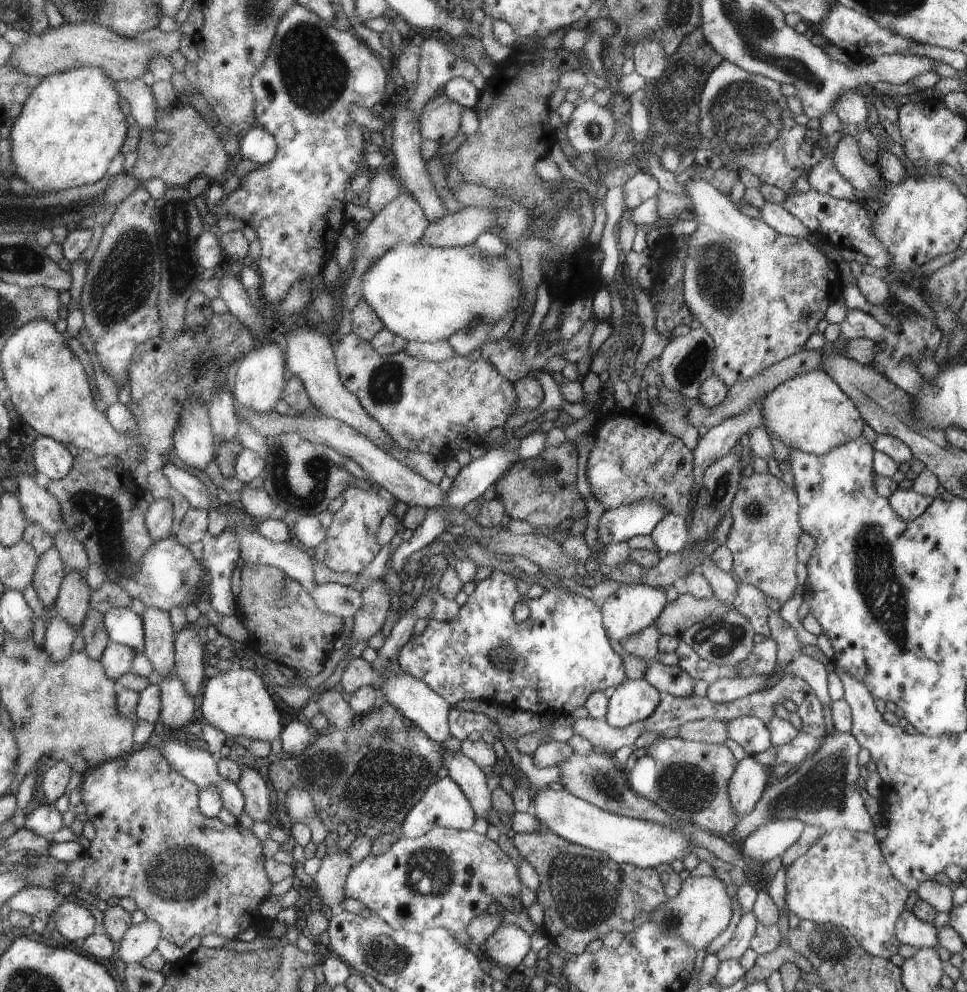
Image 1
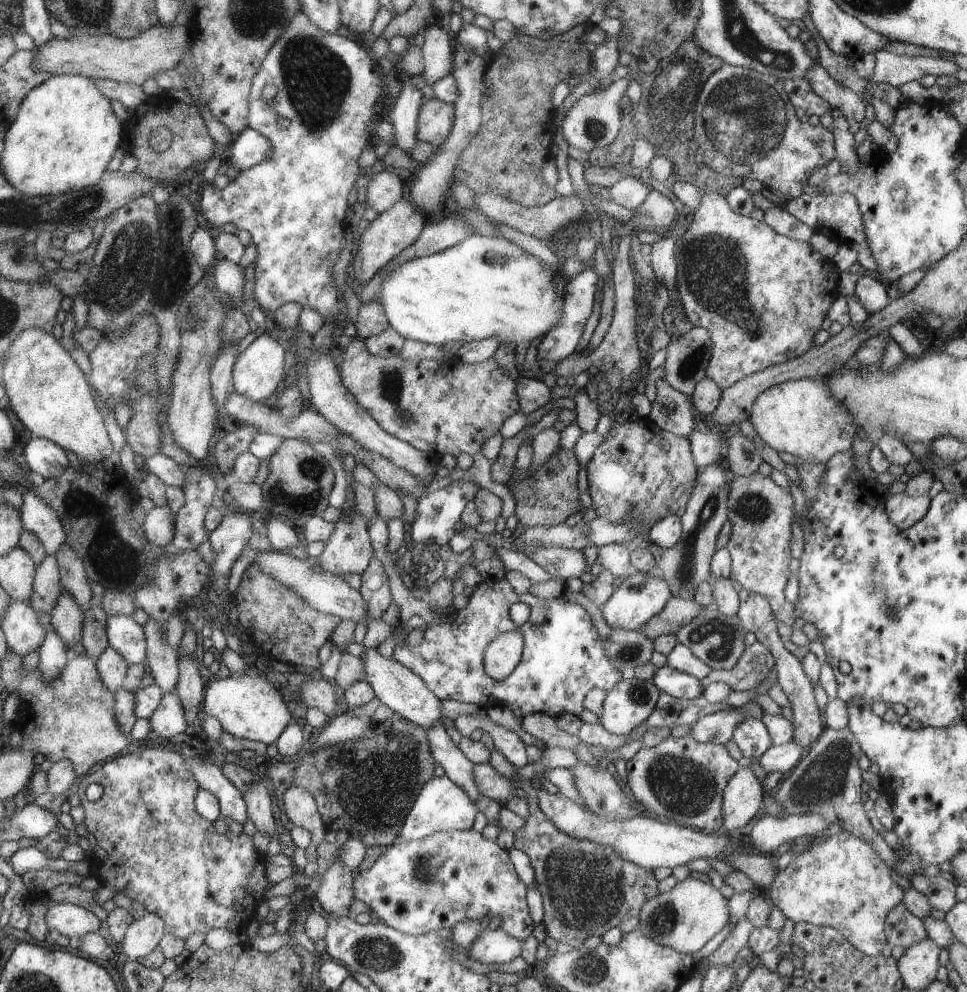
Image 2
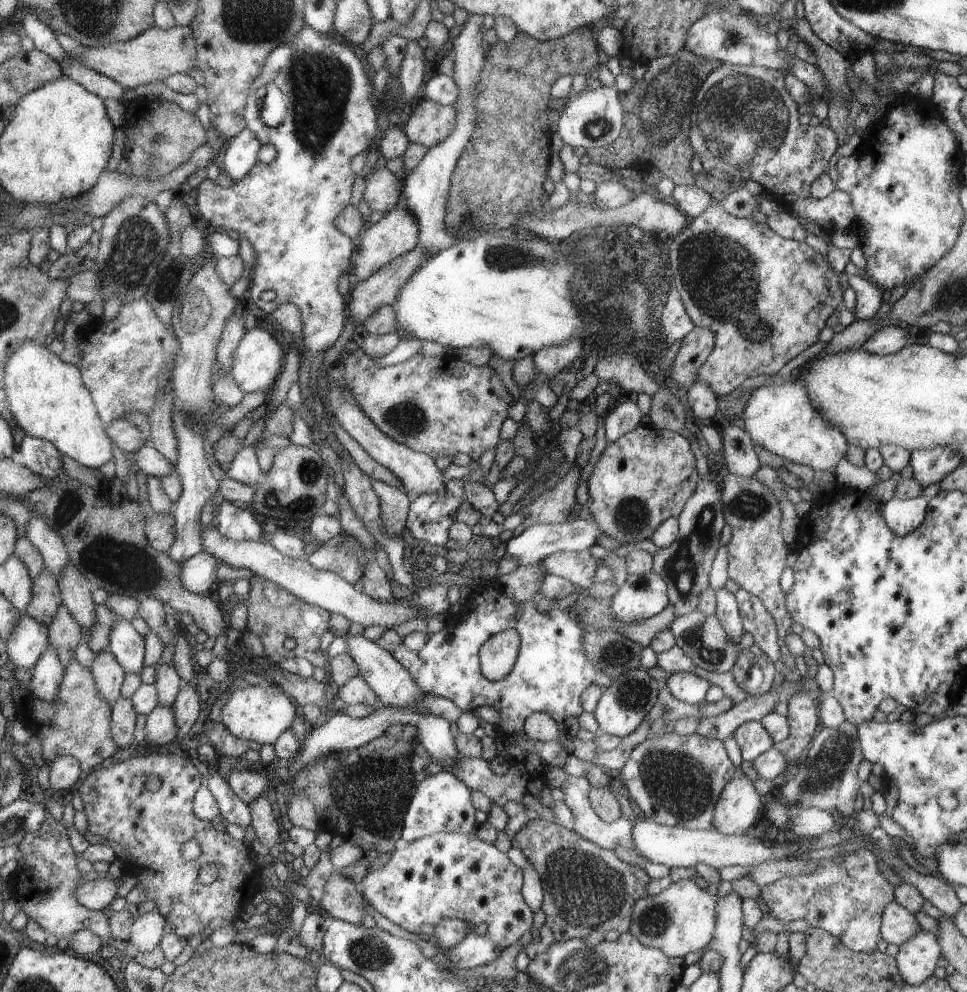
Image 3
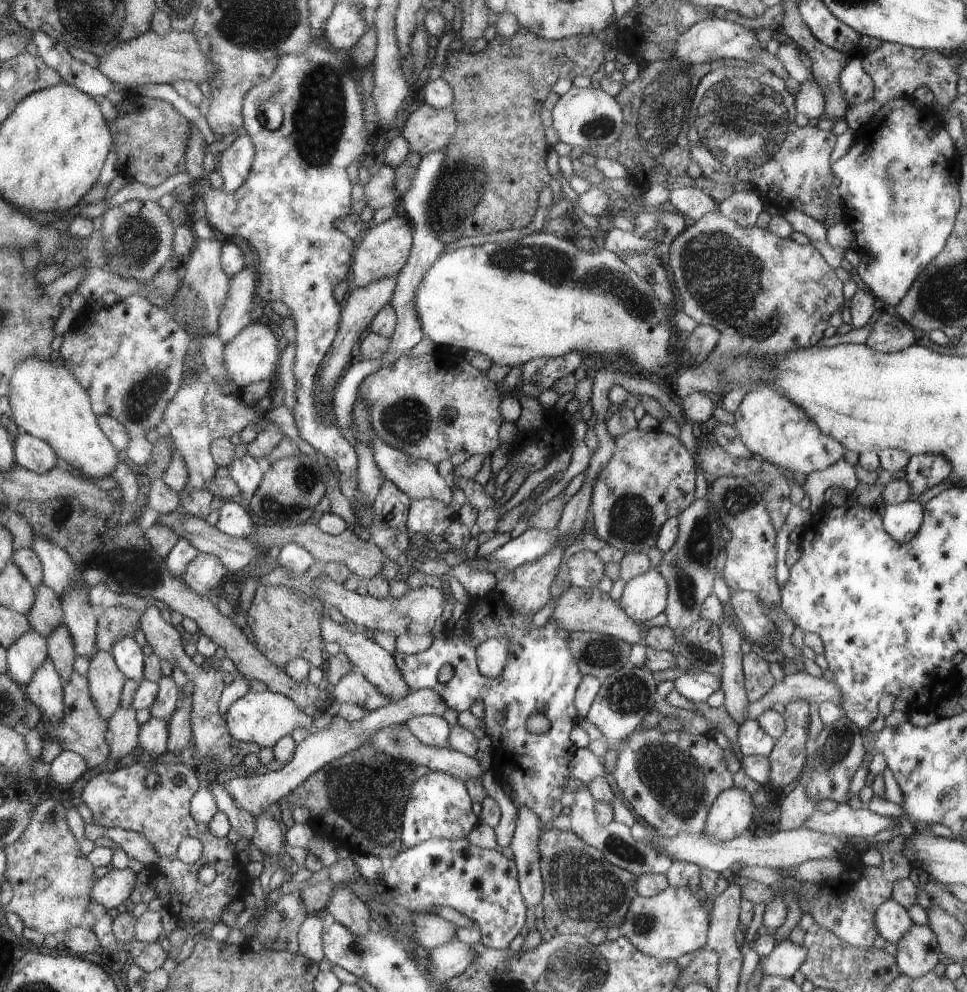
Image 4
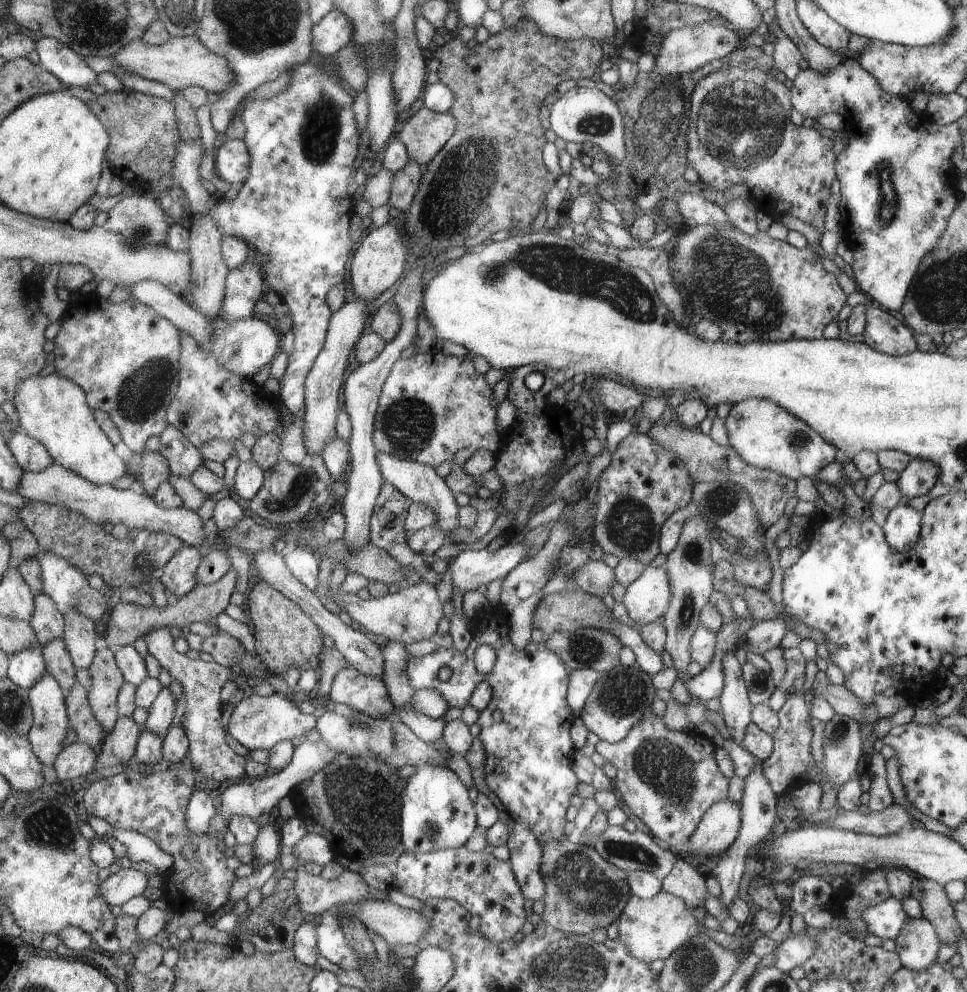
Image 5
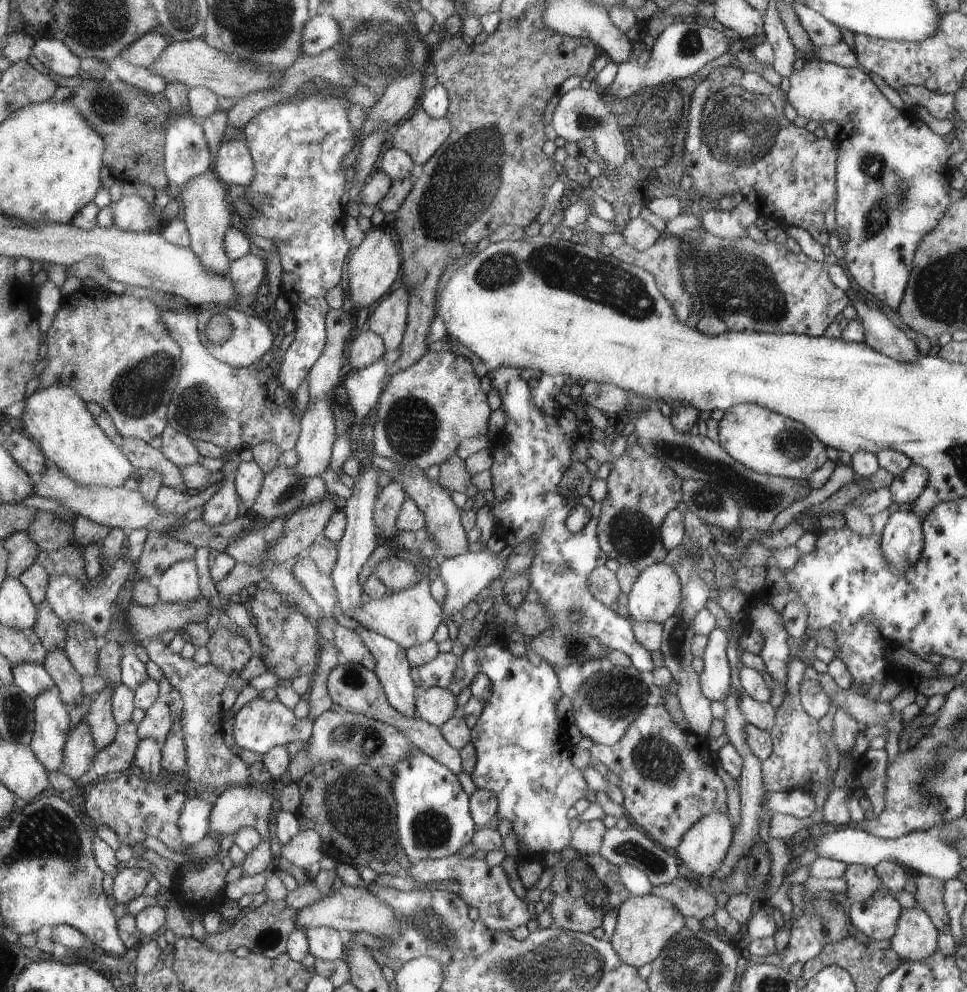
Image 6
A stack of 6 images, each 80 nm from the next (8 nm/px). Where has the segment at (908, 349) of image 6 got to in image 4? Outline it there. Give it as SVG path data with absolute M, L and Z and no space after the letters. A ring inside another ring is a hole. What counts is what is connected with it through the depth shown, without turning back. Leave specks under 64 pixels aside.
M883 310L872 324L866 344L881 353L897 353L916 345L919 334L891 310Z

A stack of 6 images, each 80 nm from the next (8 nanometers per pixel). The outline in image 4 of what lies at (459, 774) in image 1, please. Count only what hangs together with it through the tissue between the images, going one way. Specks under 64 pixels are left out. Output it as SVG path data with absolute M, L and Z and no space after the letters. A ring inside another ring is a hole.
M420 715L406 722L407 727L414 736L424 744L444 748L448 747L451 727L444 717L436 715Z

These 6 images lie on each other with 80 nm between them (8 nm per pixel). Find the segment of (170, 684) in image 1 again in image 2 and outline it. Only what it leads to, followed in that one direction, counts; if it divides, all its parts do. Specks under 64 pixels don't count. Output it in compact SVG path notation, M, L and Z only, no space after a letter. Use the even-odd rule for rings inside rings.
M176 691L164 693L158 708L149 718L151 730L162 741L170 740L172 736L184 732L188 726L185 719L185 712Z

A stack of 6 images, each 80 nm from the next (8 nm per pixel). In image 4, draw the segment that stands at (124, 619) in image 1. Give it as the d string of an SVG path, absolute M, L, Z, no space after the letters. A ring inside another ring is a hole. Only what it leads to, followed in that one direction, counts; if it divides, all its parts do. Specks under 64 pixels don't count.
M132 635L120 637L114 644L111 653L118 667L128 679L141 683L144 678L144 652L134 642Z

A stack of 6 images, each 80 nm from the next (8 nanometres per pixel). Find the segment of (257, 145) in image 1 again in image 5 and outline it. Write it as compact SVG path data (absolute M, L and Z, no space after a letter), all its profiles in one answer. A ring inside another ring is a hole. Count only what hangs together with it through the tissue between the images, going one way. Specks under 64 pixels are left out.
M243 139L226 141L214 150L213 156L216 175L237 188L250 176L251 153Z

